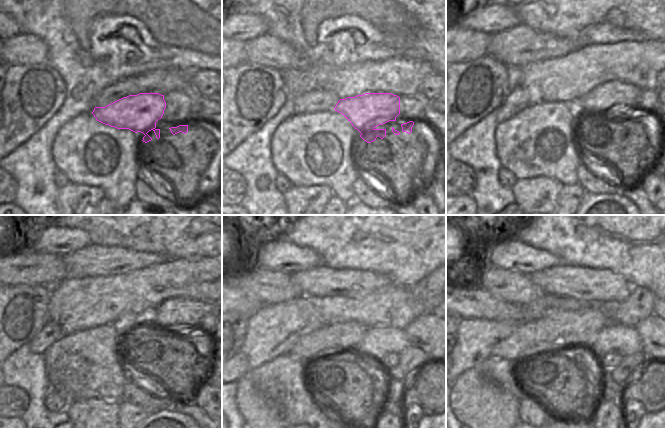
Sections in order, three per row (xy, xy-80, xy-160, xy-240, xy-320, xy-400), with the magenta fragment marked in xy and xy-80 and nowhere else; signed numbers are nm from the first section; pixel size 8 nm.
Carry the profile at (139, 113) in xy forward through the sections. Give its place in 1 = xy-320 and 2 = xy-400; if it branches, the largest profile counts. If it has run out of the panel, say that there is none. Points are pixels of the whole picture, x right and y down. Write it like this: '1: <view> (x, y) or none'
1: xy-320 (379, 341)
2: xy-400 (615, 338)

